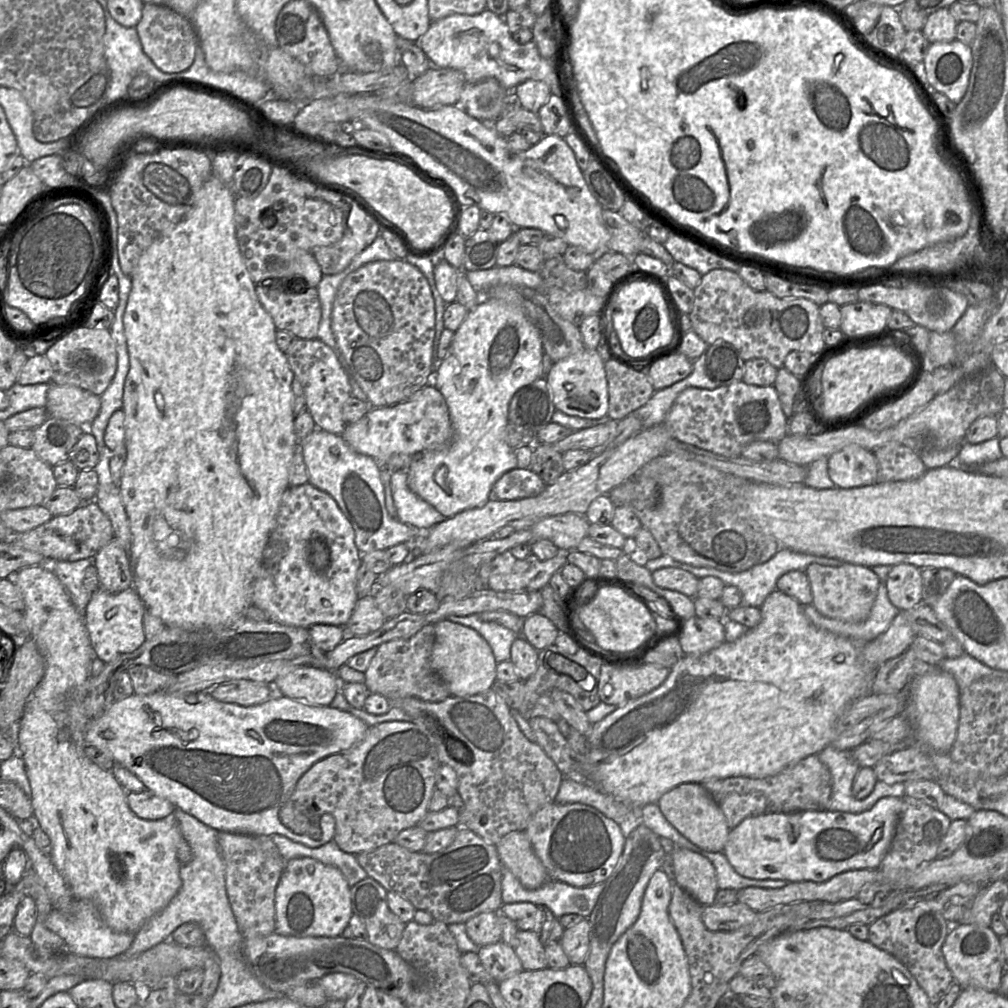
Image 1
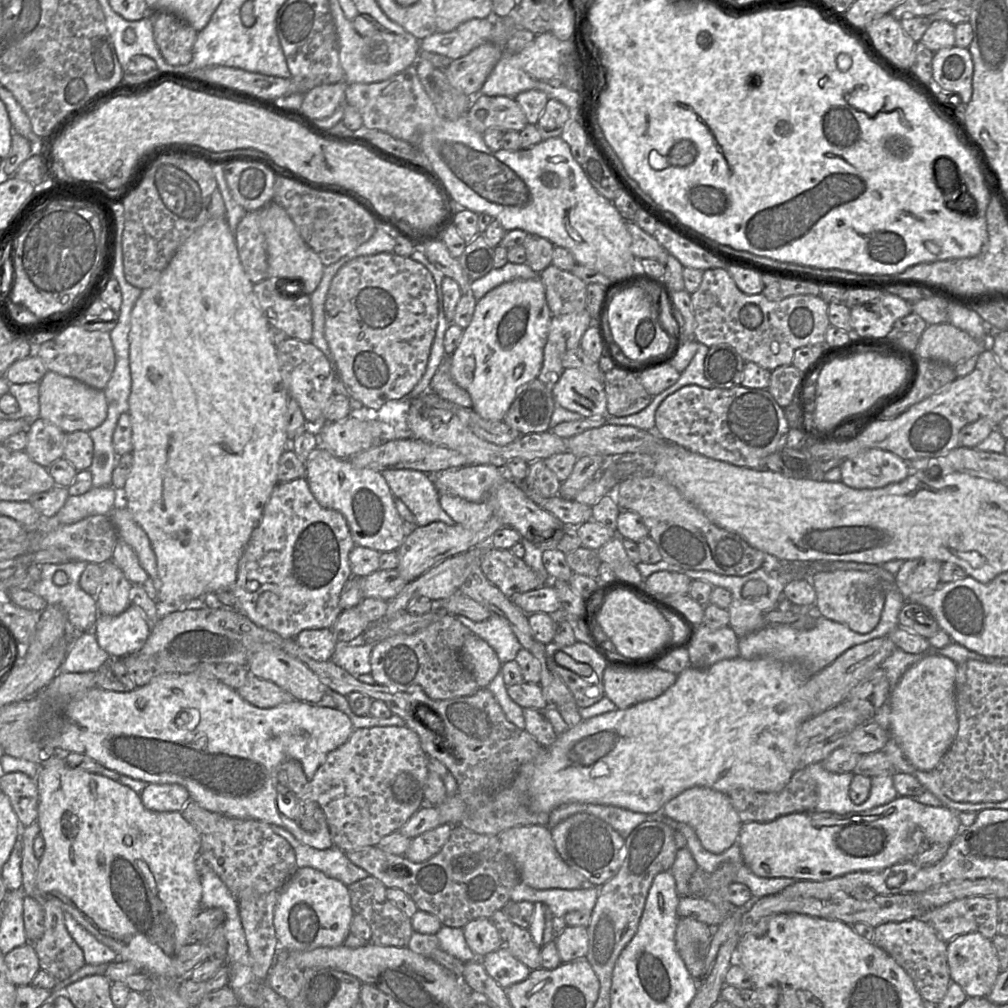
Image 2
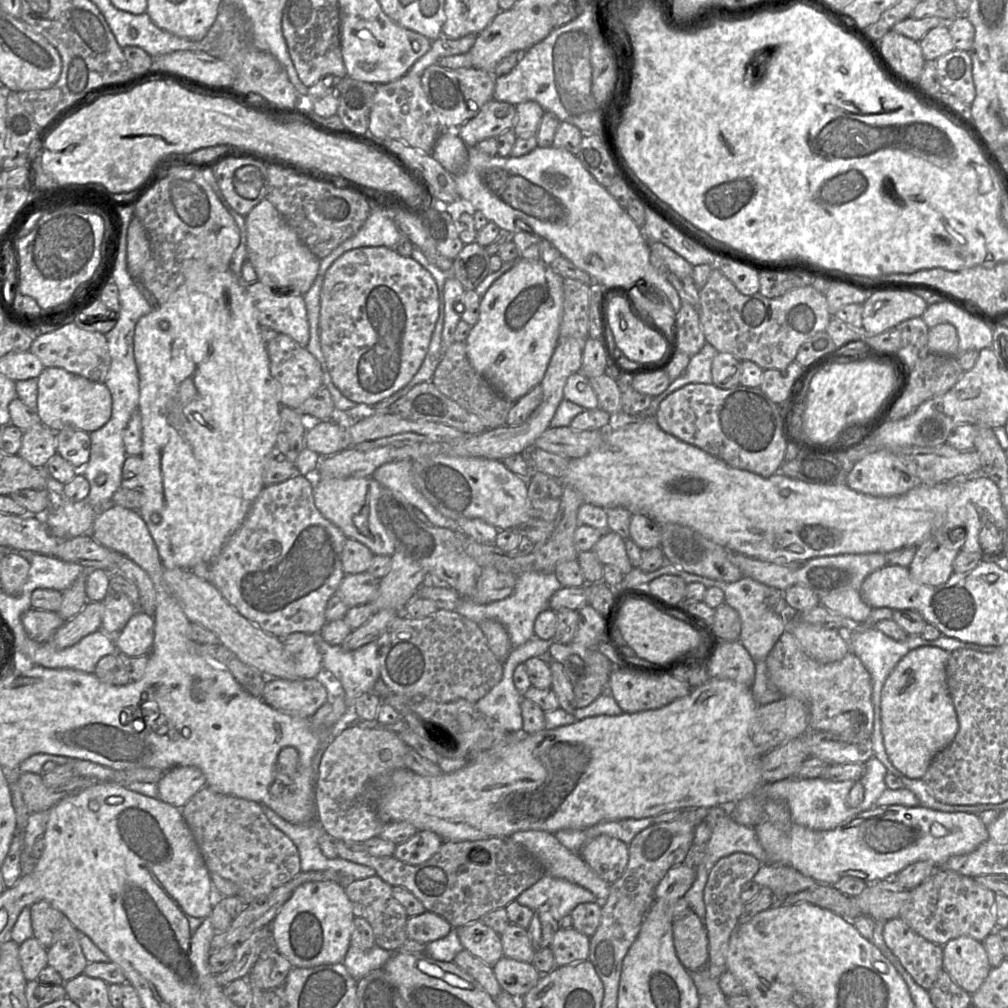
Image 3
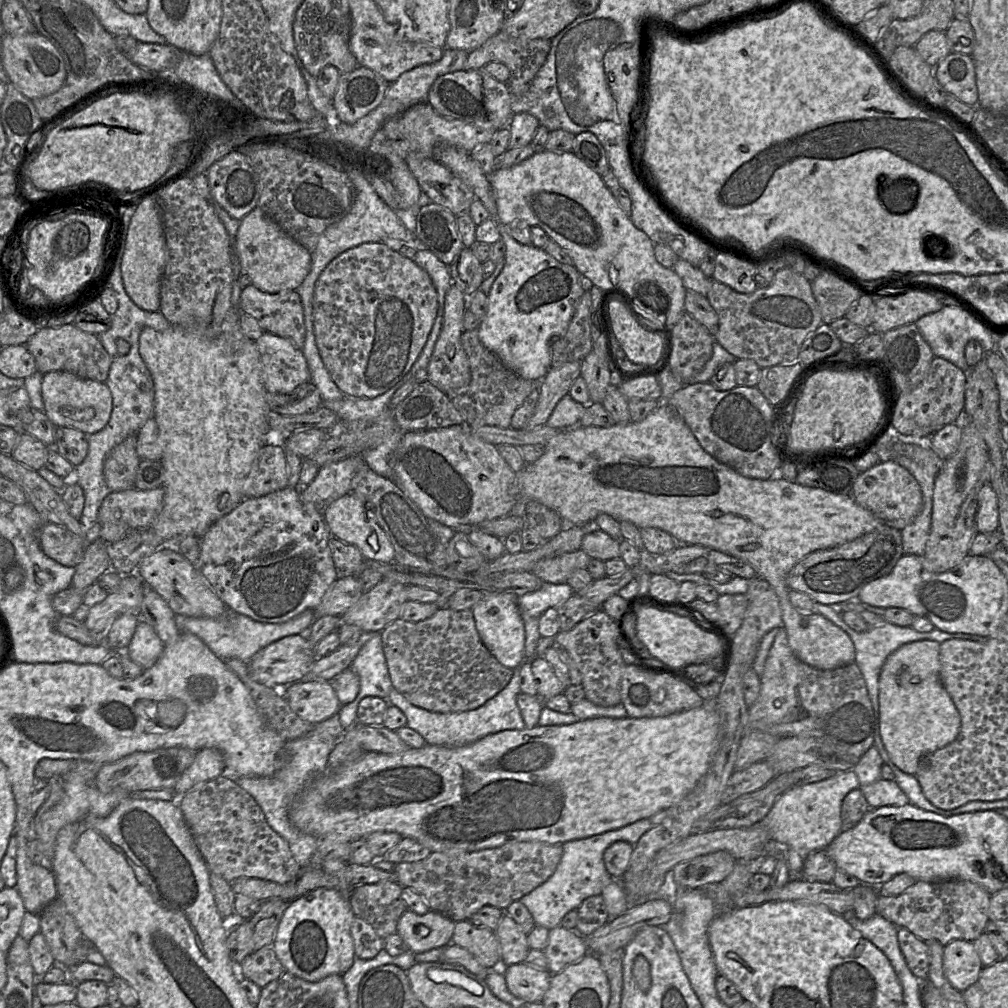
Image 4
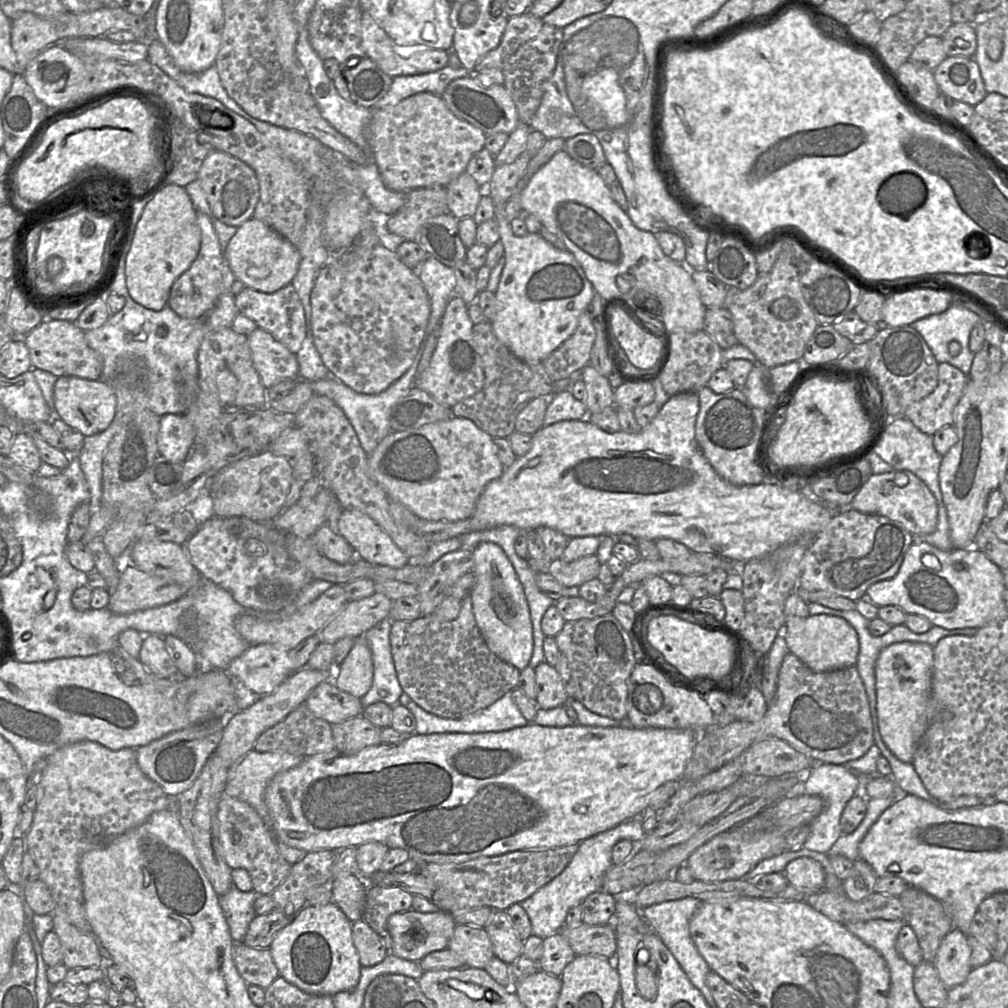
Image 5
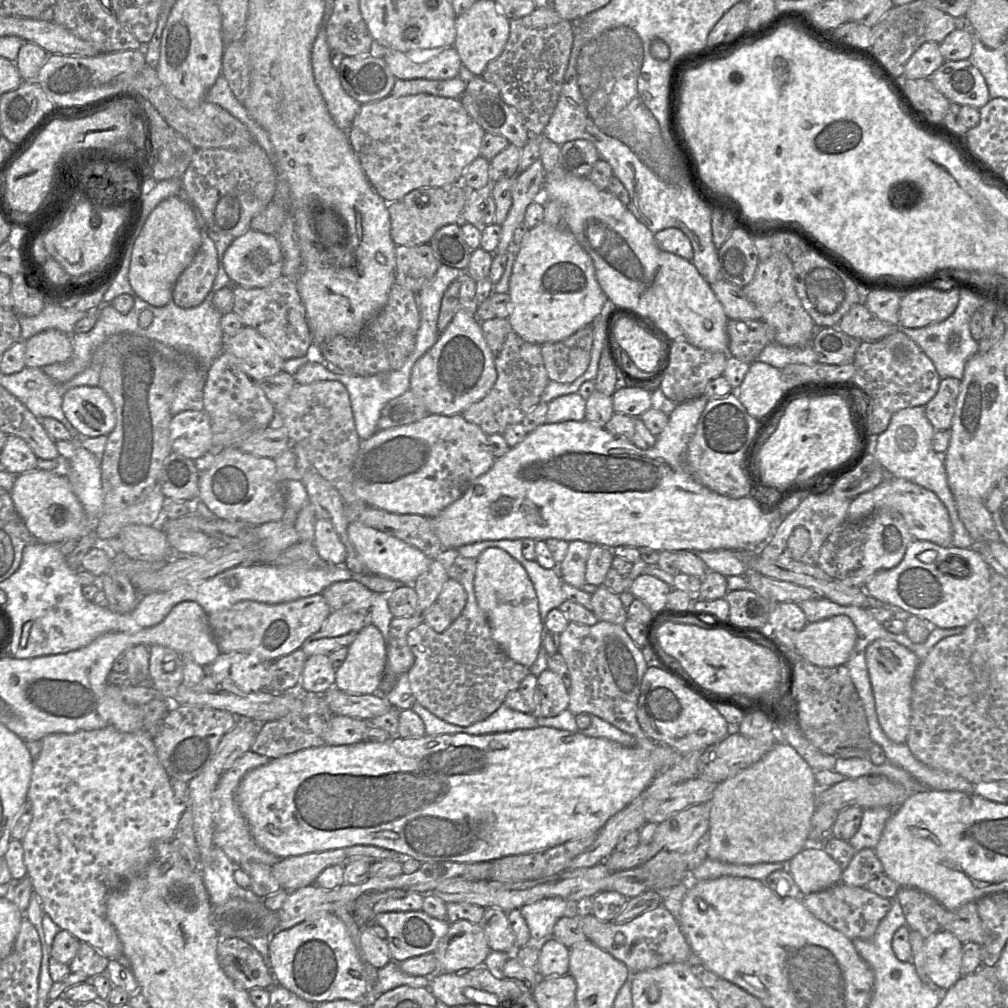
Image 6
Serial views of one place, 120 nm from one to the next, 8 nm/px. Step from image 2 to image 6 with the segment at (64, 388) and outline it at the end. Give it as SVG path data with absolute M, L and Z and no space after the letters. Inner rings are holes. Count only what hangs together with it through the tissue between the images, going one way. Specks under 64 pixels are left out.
M78 386L63 396L62 410L80 437L109 435L116 425L113 403L100 386Z

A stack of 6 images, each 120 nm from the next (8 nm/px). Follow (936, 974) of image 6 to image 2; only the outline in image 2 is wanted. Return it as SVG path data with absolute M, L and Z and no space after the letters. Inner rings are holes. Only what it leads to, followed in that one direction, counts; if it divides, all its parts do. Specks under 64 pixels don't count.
M978 932L958 935L948 942L947 963L951 981L956 982L968 997L987 997L1000 973L999 960L991 940Z

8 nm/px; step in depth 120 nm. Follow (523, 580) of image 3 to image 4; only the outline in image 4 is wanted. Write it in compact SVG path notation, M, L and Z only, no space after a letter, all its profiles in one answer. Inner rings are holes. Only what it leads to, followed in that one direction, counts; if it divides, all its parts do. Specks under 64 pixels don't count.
M543 582L539 590L519 595L517 604L522 618L540 617L548 608L557 608L574 594L575 591L567 583Z

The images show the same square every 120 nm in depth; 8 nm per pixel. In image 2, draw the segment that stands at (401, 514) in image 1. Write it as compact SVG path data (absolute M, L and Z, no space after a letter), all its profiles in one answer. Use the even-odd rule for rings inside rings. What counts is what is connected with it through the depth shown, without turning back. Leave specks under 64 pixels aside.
M393 469L380 472L392 494L400 499L415 517L415 526L432 522L455 525L454 520L442 509L430 475L410 469Z

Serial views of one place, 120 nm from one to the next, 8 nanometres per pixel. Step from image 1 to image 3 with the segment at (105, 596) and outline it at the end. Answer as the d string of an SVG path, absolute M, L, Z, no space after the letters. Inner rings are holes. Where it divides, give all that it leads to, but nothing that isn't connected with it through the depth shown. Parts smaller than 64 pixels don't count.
M137 610L121 632L113 638L118 651L132 657L148 655L153 640L153 617L141 610Z

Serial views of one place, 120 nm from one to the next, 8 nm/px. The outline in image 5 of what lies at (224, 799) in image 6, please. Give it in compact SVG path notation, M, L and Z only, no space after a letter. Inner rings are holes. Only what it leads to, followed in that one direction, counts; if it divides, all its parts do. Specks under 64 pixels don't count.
M252 749L244 754L235 764L230 767L228 782L224 789L224 791L230 796L249 804L256 810L270 831L281 855L291 865L302 860L306 856L307 852L287 846L279 838L273 828L272 819L266 806L264 796L267 786L277 774L298 766L304 759L304 756L294 755L287 752L259 752Z

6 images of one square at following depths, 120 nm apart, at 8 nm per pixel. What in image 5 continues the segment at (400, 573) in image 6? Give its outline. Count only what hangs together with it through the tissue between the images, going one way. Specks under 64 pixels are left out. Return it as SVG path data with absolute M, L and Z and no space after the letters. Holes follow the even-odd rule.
M343 509L338 521L338 533L355 550L358 558L396 568L409 563L408 557L391 537L359 510Z

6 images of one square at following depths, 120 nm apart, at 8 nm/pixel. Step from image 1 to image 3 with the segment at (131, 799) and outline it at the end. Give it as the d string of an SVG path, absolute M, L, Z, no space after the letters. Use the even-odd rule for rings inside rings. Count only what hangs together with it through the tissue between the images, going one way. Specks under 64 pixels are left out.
M177 766L157 783L158 799L181 809L205 785L205 775L198 767Z

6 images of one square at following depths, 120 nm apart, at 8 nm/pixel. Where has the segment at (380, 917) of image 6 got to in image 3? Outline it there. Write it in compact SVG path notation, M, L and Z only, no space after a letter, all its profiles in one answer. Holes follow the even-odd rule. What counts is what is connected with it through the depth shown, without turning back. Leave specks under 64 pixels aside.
M425 911L424 913L408 917L406 931L408 939L428 944L449 934L452 926L443 917Z

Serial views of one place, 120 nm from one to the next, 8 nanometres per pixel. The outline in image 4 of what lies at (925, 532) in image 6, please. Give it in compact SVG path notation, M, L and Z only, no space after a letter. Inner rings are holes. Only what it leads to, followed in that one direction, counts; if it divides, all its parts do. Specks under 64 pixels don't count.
M893 460L880 461L860 473L853 485L852 497L881 521L900 530L916 517L923 505L919 483L906 468Z

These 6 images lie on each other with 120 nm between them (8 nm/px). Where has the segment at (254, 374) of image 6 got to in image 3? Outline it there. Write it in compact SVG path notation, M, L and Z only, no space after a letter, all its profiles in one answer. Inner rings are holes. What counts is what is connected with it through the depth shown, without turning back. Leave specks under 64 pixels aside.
M278 334L266 343L270 360L270 373L279 385L279 401L281 406L299 409L299 407L323 386L323 371L320 362L291 337Z

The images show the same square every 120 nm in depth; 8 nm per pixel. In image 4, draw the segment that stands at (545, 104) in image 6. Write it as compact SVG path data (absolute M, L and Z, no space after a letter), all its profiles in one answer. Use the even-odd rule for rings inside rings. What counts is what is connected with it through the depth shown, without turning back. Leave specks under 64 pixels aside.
M499 31L496 35L486 40L481 46L468 53L463 70L482 69L490 62L501 62L510 70L510 78L506 82L510 93L512 96L522 96L529 90L532 80L545 63L550 48L551 39L513 37L505 32Z

